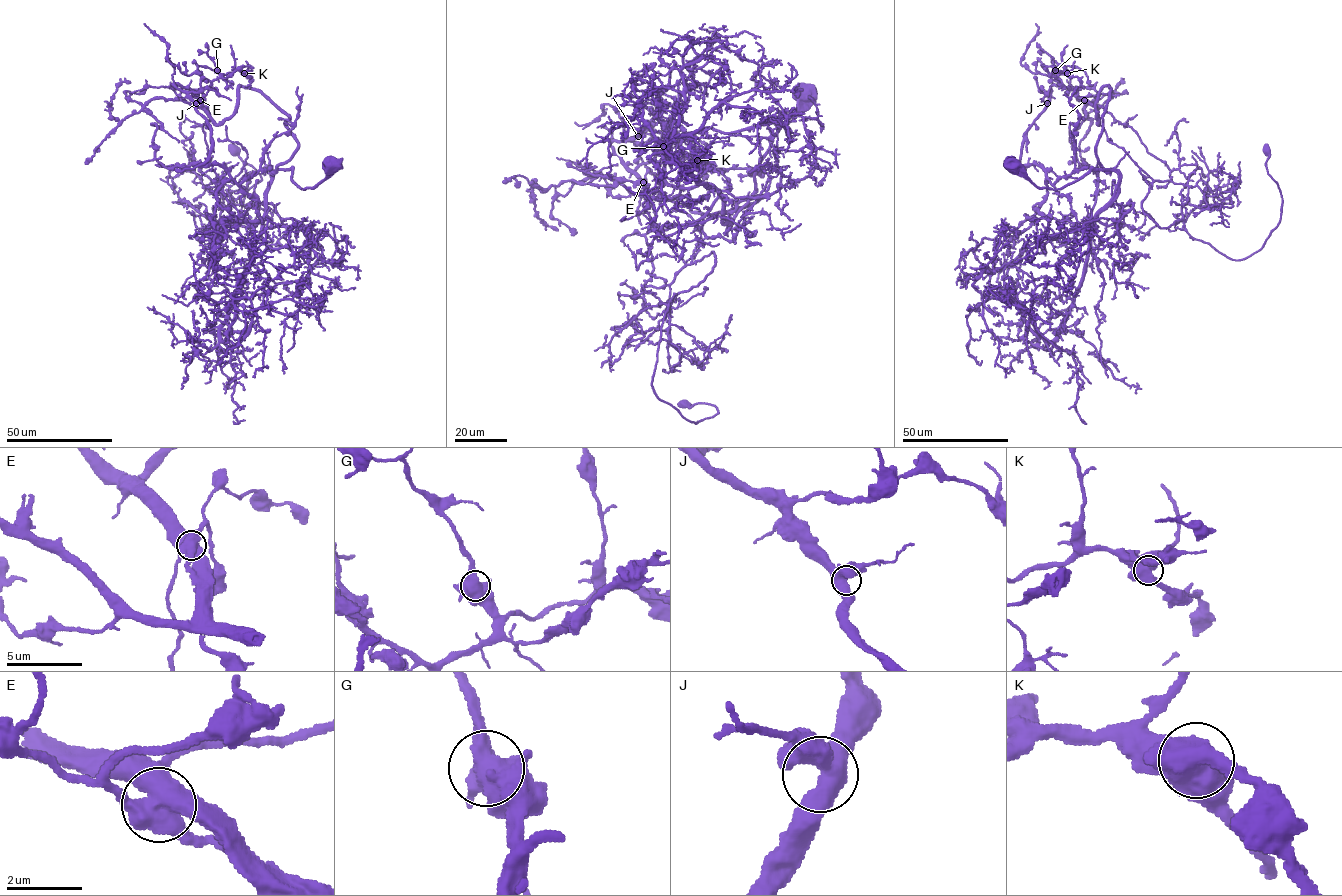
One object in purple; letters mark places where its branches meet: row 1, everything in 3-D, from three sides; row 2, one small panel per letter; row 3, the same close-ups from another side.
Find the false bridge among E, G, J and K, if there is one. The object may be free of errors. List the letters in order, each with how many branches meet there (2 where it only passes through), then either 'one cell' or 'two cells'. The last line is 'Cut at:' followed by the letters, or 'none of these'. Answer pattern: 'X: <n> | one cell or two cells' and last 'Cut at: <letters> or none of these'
E: 4 | two cells
G: 4 | one cell
J: 3 | one cell
K: 4 | one cell
Cut at: E

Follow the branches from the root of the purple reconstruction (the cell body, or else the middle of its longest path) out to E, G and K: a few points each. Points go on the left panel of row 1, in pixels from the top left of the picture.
E: (330, 163), (302, 189), (271, 170), (298, 143), (260, 92), (240, 86), (216, 124), (200, 100)
G: (330, 163), (305, 189), (272, 170), (298, 143), (257, 91), (240, 86), (216, 124), (193, 90), (217, 70)
K: (330, 163), (305, 189), (272, 170), (298, 143), (257, 91), (240, 86), (215, 124), (193, 90), (244, 73)

